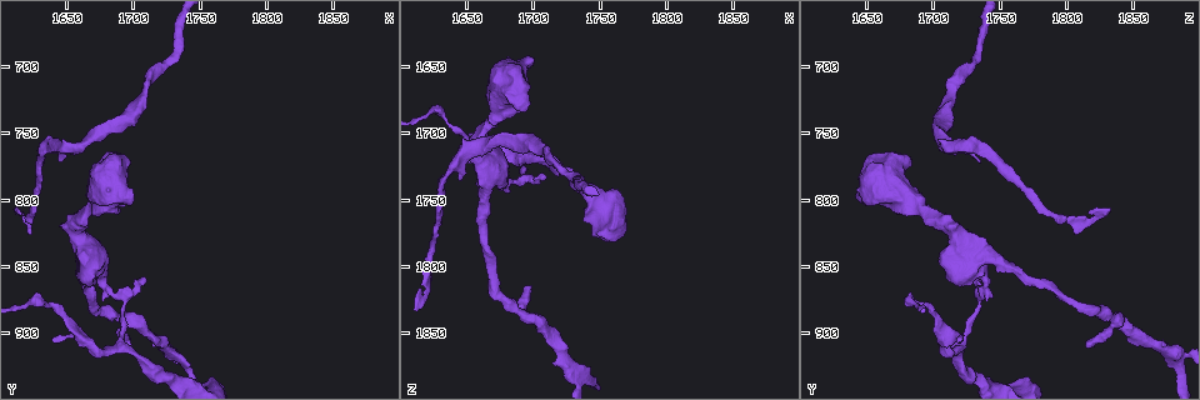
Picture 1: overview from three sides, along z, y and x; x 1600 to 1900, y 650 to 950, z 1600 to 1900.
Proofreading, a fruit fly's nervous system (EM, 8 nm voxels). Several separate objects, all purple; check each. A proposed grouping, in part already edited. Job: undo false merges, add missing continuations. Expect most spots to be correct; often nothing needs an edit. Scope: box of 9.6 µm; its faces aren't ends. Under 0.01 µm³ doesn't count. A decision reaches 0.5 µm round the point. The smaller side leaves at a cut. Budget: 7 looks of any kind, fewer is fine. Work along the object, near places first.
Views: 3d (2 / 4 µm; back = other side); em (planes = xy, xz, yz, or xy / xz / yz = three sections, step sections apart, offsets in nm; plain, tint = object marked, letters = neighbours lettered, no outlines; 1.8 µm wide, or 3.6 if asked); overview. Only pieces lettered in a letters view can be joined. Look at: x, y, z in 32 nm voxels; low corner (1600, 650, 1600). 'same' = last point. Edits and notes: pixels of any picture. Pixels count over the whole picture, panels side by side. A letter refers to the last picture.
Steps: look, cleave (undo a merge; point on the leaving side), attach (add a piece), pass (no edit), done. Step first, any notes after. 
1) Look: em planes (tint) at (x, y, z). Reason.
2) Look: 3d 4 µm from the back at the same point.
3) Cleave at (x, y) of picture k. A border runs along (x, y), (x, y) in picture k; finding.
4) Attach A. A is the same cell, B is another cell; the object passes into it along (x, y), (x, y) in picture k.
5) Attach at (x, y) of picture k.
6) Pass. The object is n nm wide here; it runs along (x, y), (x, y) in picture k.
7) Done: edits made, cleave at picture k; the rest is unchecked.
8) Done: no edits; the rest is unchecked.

Look: em planes (plain) at (1690, 872, 1736). Branch point.

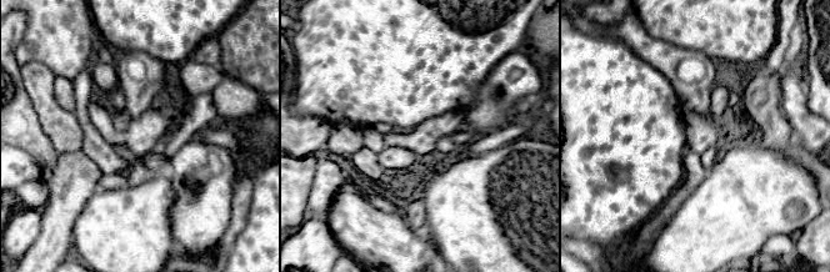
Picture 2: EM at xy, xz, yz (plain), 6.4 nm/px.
Look: em planes (letters) at the same point.

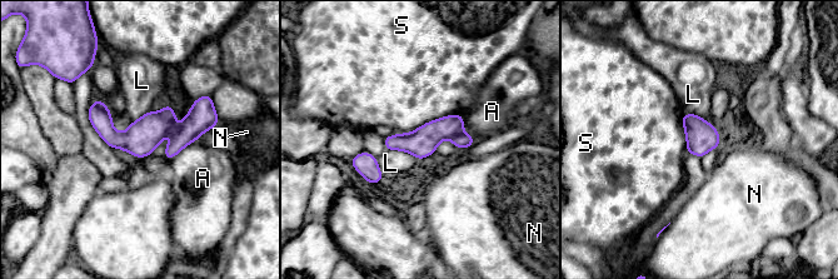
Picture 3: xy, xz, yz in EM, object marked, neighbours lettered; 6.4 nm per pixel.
Cleave at (463, 140) of picture 3. The longest contact is with S, 420 nm; A, L, N and S are other cells; a border runs along (462, 133), (450, 139) in picture 3; two neurons meet here.

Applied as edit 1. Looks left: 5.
Look: em planes (letters) at (1696, 910, 1812). Free end.

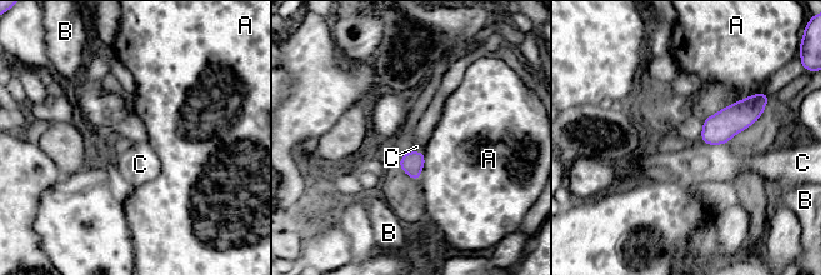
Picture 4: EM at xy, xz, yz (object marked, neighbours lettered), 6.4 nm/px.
Pass. The object is 150 nm wide here; A, B and C are other cells; a border runs along (706, 143), (726, 144) in picture 4; no lettered piece goes on from it.

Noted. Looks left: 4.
Look: 3d 2 µm from the back at (1734, 916, 1882).

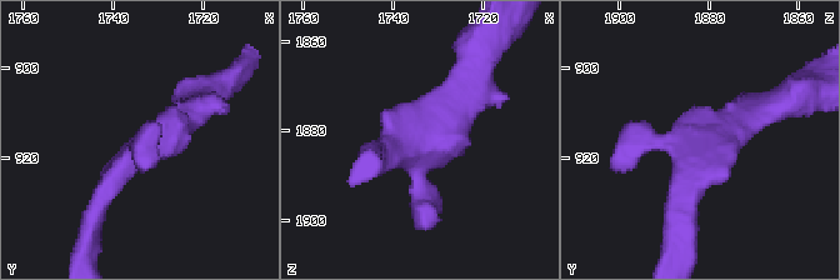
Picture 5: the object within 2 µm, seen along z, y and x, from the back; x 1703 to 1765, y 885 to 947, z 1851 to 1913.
Look: em planes (letters) at (1732, 918, 1882).

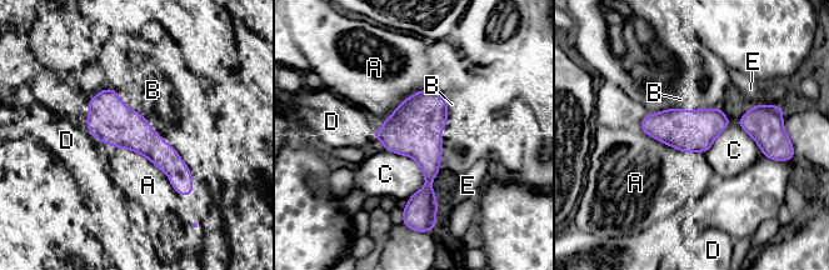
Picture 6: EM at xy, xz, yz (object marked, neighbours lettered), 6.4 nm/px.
Pass. The object is 260 nm wide here; A, B, C, D and E are other cells; it runs along (91, 103), (148, 143), (189, 186) in picture 6; continuous, no second neuron.

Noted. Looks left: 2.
Done: edits made, cleave at picture 3; the rest is unchecked.

